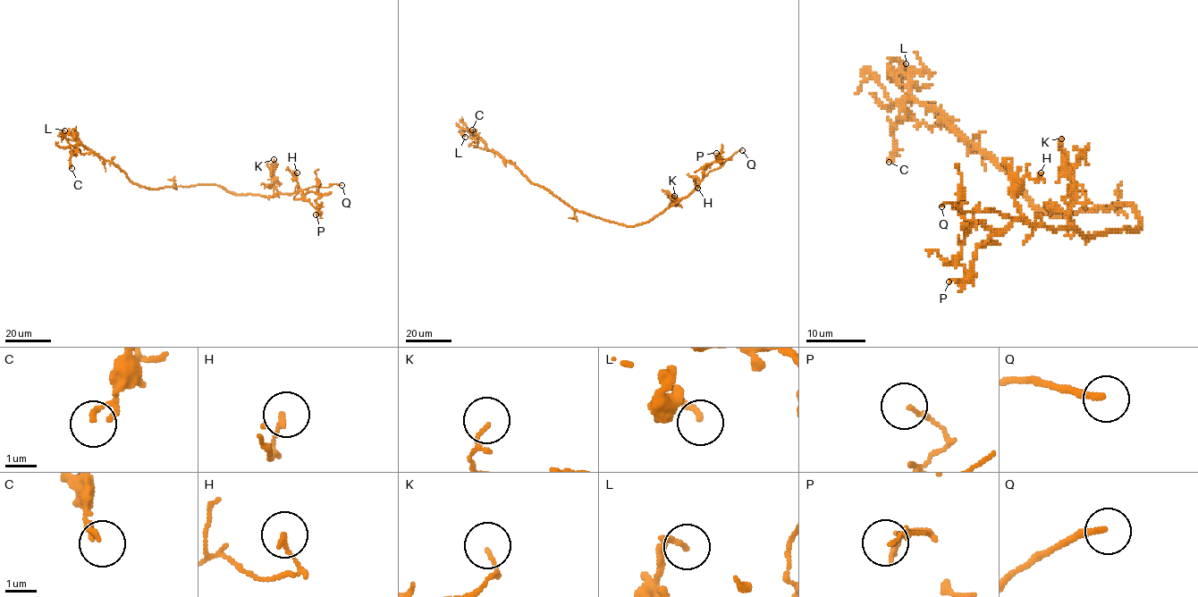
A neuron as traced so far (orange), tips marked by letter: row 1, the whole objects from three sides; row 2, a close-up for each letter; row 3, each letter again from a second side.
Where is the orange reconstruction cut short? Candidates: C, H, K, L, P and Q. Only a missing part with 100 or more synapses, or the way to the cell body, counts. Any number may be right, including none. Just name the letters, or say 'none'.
Q

